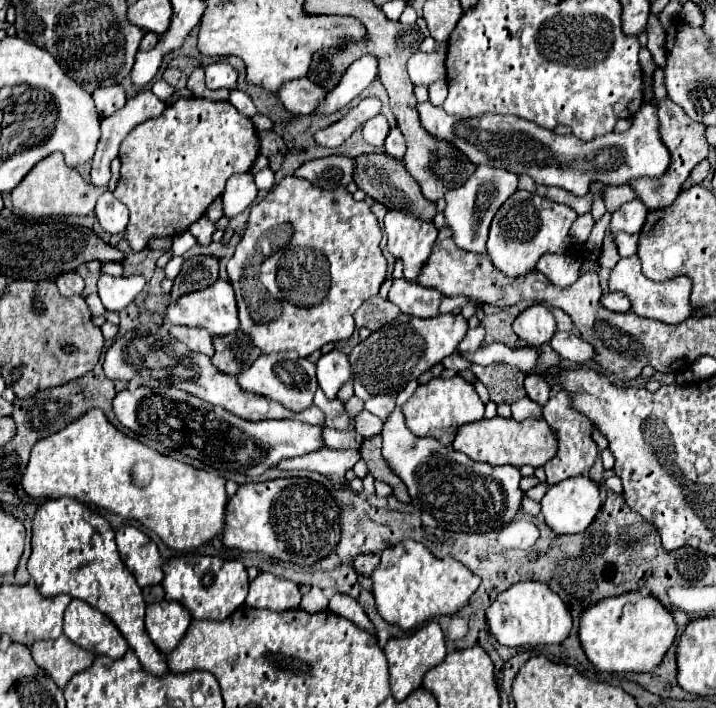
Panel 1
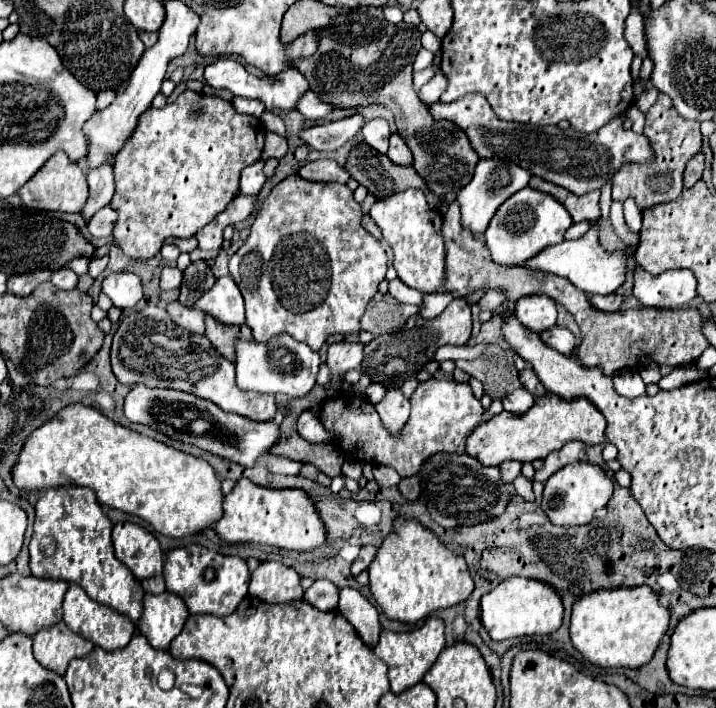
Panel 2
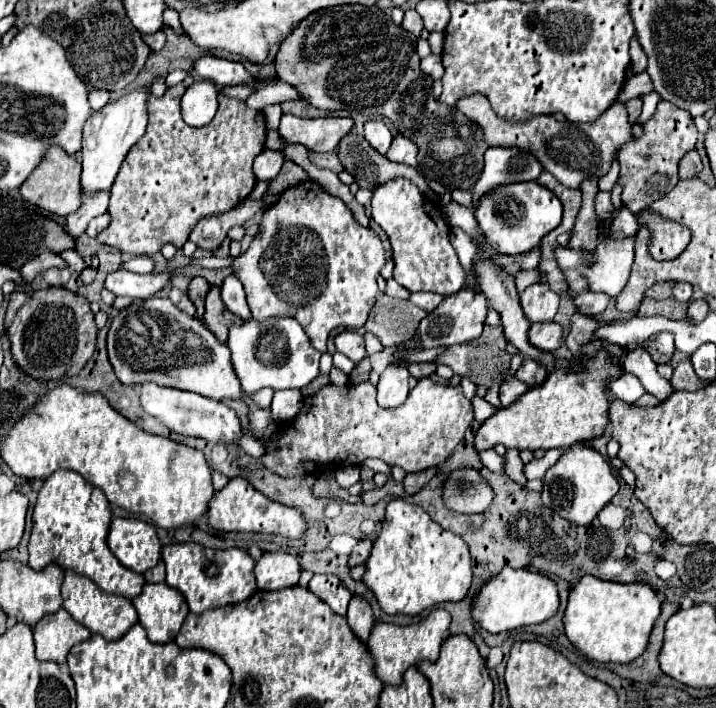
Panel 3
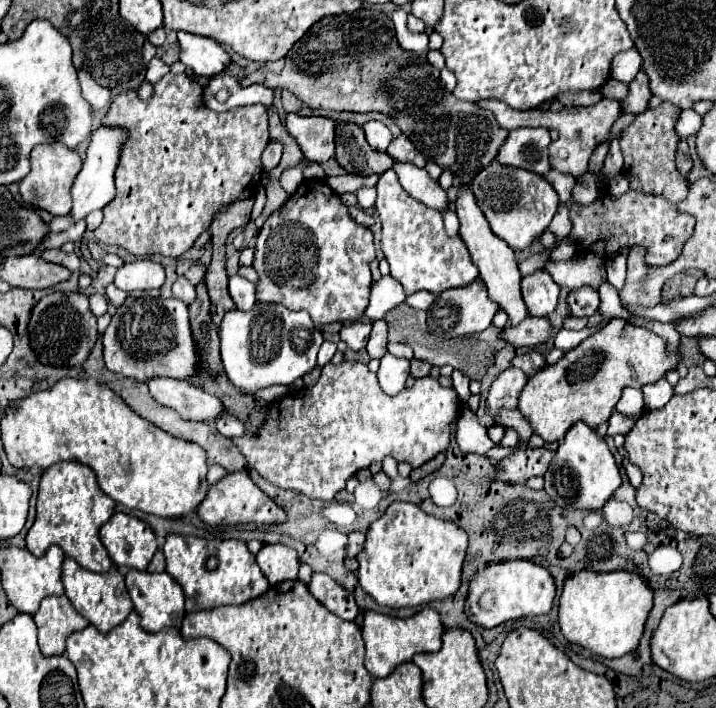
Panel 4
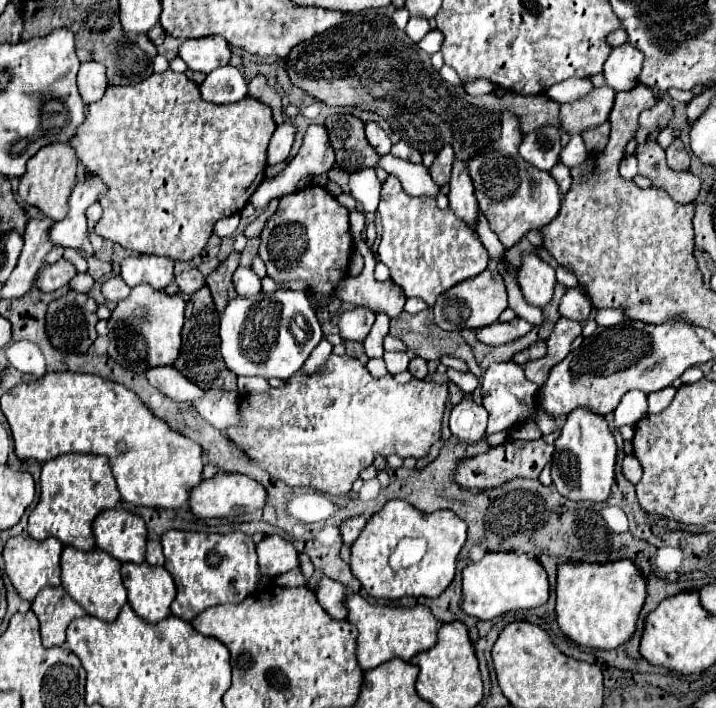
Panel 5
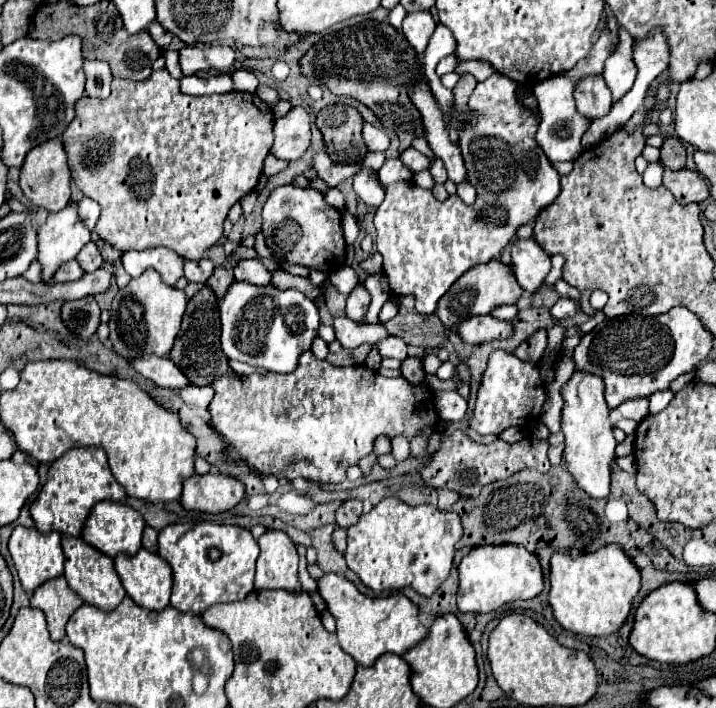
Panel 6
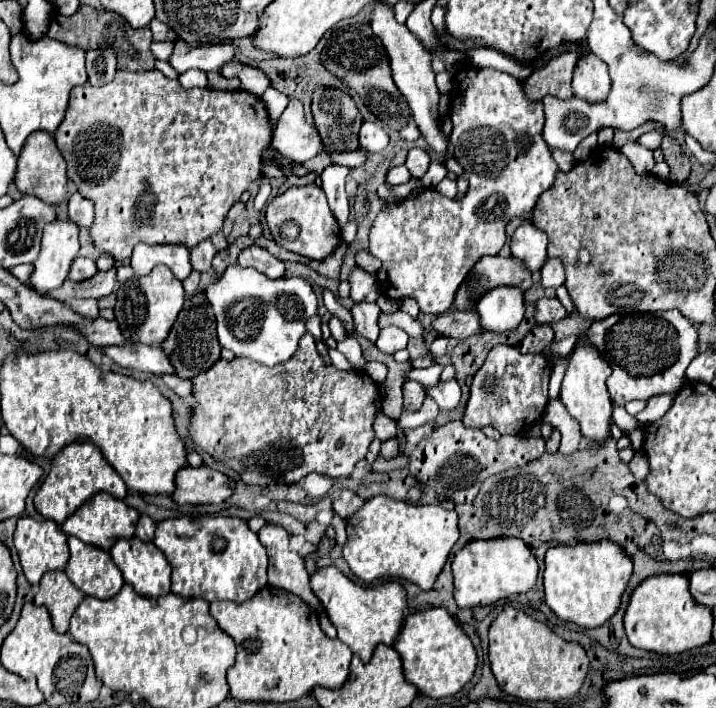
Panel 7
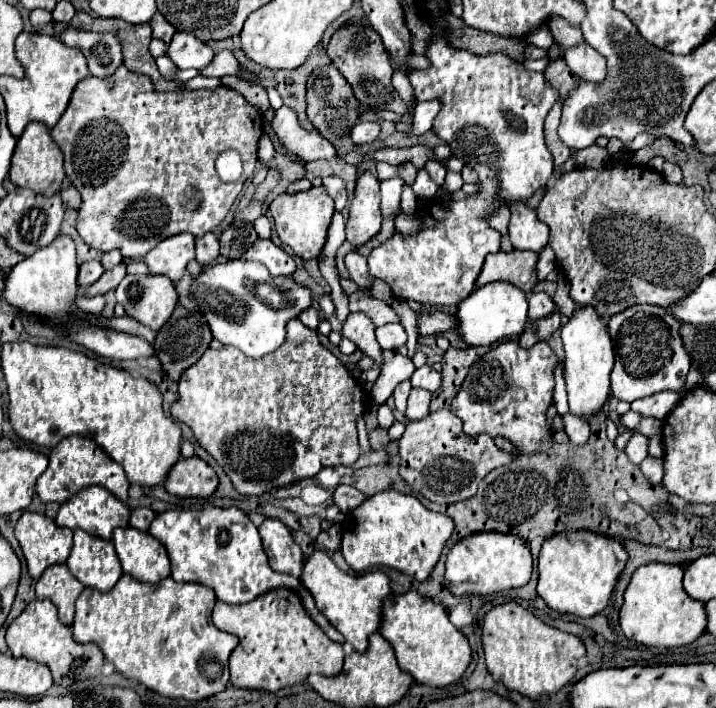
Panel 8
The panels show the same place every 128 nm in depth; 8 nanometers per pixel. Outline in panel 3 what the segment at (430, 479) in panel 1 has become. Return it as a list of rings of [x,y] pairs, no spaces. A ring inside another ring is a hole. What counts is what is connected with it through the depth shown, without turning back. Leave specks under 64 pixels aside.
[[[388,366],[378,384],[378,404],[382,408],[398,408],[408,398],[408,368],[406,366]],[[458,468],[452,470],[442,486],[442,502],[454,514],[478,514],[488,510],[494,500],[492,486],[480,470]]]

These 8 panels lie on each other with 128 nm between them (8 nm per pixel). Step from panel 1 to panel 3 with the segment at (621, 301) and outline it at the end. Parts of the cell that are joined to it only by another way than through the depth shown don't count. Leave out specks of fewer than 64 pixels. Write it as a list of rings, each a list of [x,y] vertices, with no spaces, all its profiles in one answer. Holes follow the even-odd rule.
[[[582,292],[582,294],[578,294],[574,298],[574,304],[576,304],[576,308],[582,314],[596,316],[596,314],[600,314],[600,312],[606,310],[606,306],[610,304],[610,300],[612,300],[610,296],[604,296],[600,292]]]

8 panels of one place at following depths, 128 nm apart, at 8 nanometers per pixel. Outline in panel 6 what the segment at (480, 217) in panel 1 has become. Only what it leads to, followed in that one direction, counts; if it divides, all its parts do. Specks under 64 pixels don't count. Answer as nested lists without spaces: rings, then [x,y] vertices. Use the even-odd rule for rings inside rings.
[[[552,76],[540,84],[534,86],[534,96],[538,100],[538,110],[544,110],[544,120],[538,126],[536,132],[536,144],[544,150],[550,162],[564,162],[564,160],[576,160],[580,156],[582,146],[580,138],[590,126],[590,120],[580,116],[574,106],[574,86],[570,86],[568,76]]]

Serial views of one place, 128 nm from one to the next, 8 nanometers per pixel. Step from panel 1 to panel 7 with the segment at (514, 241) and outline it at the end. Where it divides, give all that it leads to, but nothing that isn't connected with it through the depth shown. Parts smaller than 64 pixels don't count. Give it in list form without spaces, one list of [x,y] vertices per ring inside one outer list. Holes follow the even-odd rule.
[[[464,66],[454,74],[454,86],[450,92],[454,130],[450,136],[452,154],[456,160],[464,160],[464,170],[470,180],[470,188],[464,198],[444,198],[434,190],[420,190],[402,198],[400,202],[386,202],[370,228],[370,254],[382,260],[376,278],[380,290],[390,298],[410,296],[418,302],[424,314],[444,314],[454,300],[454,294],[470,268],[482,256],[494,256],[504,246],[504,228],[512,218],[526,218],[540,194],[552,188],[558,166],[550,148],[542,138],[544,110],[540,102],[530,102],[522,92],[522,82],[510,74],[490,68]]]

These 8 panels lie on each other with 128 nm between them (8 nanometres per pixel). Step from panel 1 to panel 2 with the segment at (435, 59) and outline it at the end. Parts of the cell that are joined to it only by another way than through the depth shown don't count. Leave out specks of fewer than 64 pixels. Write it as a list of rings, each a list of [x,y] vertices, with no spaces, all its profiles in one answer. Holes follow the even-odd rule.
[[[423,47],[418,51],[418,56],[416,56],[416,60],[414,60],[414,72],[422,72],[422,70],[426,70],[428,66],[432,64],[432,52],[428,52],[428,50],[424,50]]]

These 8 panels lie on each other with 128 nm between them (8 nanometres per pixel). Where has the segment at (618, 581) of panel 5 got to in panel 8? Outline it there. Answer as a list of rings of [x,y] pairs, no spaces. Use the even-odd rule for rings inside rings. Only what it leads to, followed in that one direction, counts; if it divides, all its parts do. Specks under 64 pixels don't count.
[[[582,530],[556,534],[548,538],[540,550],[538,594],[556,612],[592,618],[608,606],[626,562],[628,552],[624,552],[624,546],[614,538],[586,534]]]

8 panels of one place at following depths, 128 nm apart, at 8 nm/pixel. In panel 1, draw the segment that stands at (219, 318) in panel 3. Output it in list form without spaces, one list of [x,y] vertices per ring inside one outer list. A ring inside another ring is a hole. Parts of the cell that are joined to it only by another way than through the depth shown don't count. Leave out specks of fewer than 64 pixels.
[[[242,330],[214,338],[214,348],[216,354],[212,356],[212,364],[220,372],[230,376],[238,376],[240,372],[244,372],[244,368],[250,368],[254,360],[262,354],[260,348],[254,346]]]

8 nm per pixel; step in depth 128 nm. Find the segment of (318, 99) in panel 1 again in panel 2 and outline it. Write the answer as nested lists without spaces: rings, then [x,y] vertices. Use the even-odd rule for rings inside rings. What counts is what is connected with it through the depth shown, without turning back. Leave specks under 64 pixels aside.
[[[218,60],[218,62],[210,64],[210,66],[206,66],[204,78],[206,78],[206,84],[210,84],[212,88],[226,88],[226,90],[230,90],[236,96],[264,102],[266,110],[272,110],[272,108],[296,110],[298,100],[310,90],[308,82],[304,80],[304,76],[296,68],[284,70],[280,74],[276,74],[276,76],[262,76],[262,78],[258,78],[258,76],[248,74],[244,70],[244,66],[240,62],[236,62],[236,60]]]

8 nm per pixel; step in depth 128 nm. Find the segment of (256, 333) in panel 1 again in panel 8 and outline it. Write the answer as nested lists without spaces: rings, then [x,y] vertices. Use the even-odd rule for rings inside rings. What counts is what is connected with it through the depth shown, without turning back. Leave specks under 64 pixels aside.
[[[324,186],[310,188],[306,192],[296,192],[296,194],[280,194],[276,200],[270,202],[268,210],[274,216],[274,226],[278,232],[278,238],[282,244],[290,246],[296,256],[310,260],[318,258],[322,254],[322,248],[326,244],[326,234],[328,226],[334,214],[334,200],[326,192]]]

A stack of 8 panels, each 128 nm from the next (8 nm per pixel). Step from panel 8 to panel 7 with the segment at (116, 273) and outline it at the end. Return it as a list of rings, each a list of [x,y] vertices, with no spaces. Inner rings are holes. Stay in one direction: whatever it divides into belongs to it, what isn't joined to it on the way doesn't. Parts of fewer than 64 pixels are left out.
[[[110,268],[82,282],[66,280],[60,288],[56,288],[56,292],[48,292],[48,296],[60,302],[68,302],[72,298],[102,298],[112,292],[114,284],[116,284],[116,268]]]

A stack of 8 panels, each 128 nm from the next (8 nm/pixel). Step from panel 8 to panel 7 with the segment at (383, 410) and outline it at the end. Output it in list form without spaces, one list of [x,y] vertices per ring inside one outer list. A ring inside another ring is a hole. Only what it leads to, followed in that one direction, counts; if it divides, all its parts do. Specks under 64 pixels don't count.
[[[378,414],[376,420],[374,420],[374,432],[376,432],[376,438],[380,438],[382,442],[390,440],[390,438],[396,438],[398,430],[396,430],[396,422],[390,420],[388,416],[384,414]]]

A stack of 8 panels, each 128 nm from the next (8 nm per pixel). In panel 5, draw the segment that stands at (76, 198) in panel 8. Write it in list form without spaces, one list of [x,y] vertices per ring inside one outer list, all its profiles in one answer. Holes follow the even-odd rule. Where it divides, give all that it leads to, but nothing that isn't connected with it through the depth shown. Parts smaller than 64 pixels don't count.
[[[96,202],[96,204],[92,204],[88,210],[86,210],[86,216],[88,216],[88,234],[94,230],[94,226],[96,226],[96,222],[102,218],[102,208],[100,208],[100,204]]]

